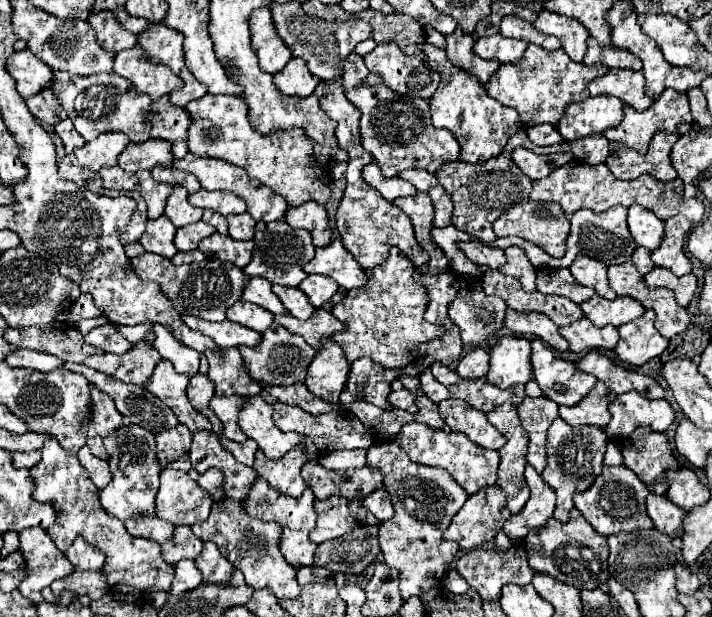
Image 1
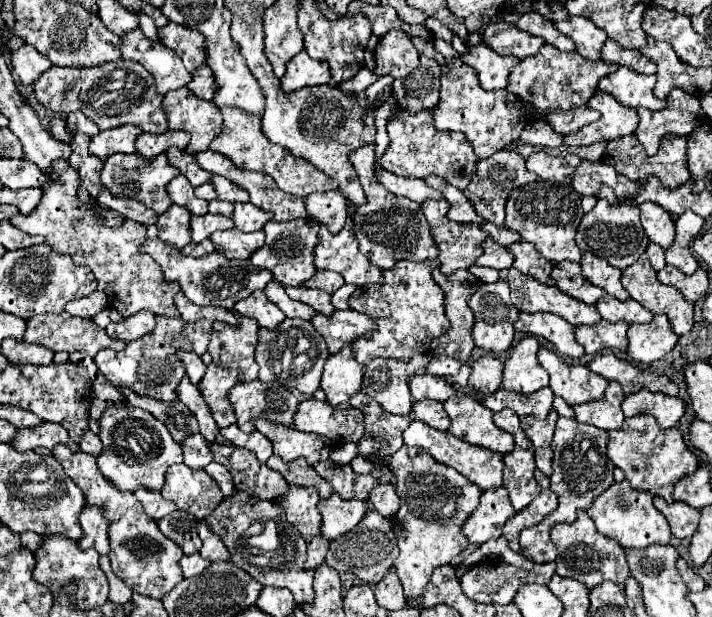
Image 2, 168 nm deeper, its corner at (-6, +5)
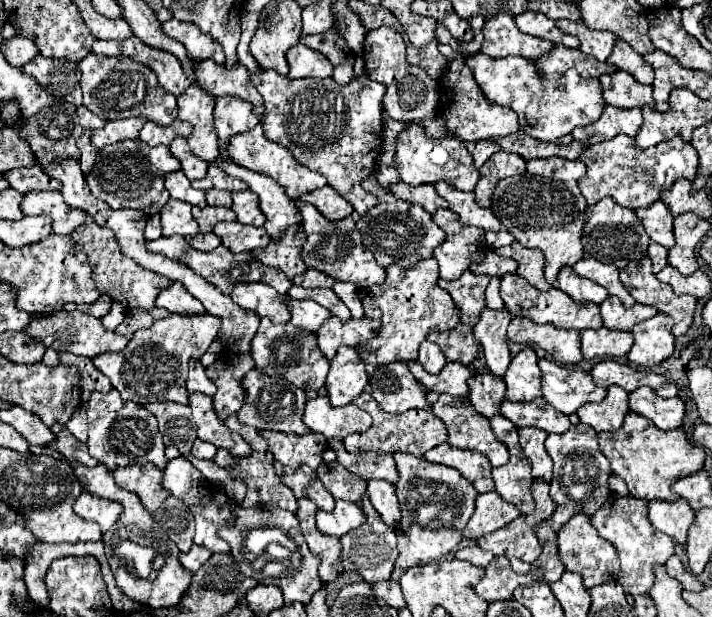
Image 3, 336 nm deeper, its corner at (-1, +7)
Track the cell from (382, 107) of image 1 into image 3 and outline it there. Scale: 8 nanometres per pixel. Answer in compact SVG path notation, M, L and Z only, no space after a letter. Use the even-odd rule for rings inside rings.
M416 121L406 123L406 129L402 129L398 135L394 167L400 175L400 181L404 181L412 187L422 185L422 183L446 181L460 191L472 191L478 181L478 169L474 167L472 155L460 139L446 137L446 143L442 139L430 139L426 135L426 129L422 127L422 123L416 123Z

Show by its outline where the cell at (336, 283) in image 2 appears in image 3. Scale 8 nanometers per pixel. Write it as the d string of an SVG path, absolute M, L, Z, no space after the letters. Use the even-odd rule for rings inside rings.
M308 269L304 275L298 275L292 279L294 285L300 285L300 287L332 287L336 283L334 277L322 273L322 271L314 271L314 269Z

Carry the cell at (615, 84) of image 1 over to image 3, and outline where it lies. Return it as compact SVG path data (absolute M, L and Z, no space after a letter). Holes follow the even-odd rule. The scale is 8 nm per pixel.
M616 71L612 75L600 77L602 97L608 105L632 109L632 107L652 107L656 111L668 111L668 103L656 103L652 97L652 87L638 83L628 71Z

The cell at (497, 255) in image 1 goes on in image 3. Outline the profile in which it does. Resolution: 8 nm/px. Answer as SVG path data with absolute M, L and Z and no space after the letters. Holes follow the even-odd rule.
M488 251L486 257L478 263L472 263L470 265L470 271L472 273L484 273L484 275L504 275L504 273L514 273L518 267L518 263L510 257L502 257L498 255L496 251Z

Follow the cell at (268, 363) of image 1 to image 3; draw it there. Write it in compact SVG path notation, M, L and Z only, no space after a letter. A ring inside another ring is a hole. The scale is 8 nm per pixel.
M262 319L252 339L250 353L256 363L256 369L266 375L280 375L286 381L290 381L294 387L300 387L304 391L318 391L320 387L324 387L324 379L328 373L328 359L322 355L314 333L306 335L302 329L290 323L274 325L270 323L270 319Z

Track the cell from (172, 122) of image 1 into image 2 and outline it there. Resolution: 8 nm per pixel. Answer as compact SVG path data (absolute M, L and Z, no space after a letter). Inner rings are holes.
M187 87L169 91L163 99L163 111L169 115L169 129L185 129L191 133L189 153L207 151L223 125L219 107L197 99Z

